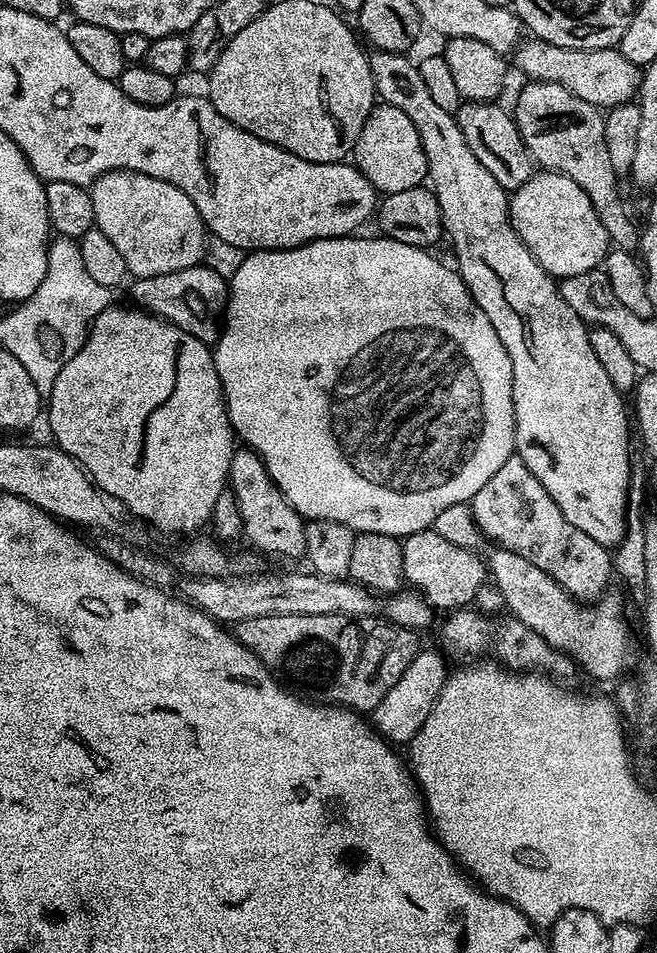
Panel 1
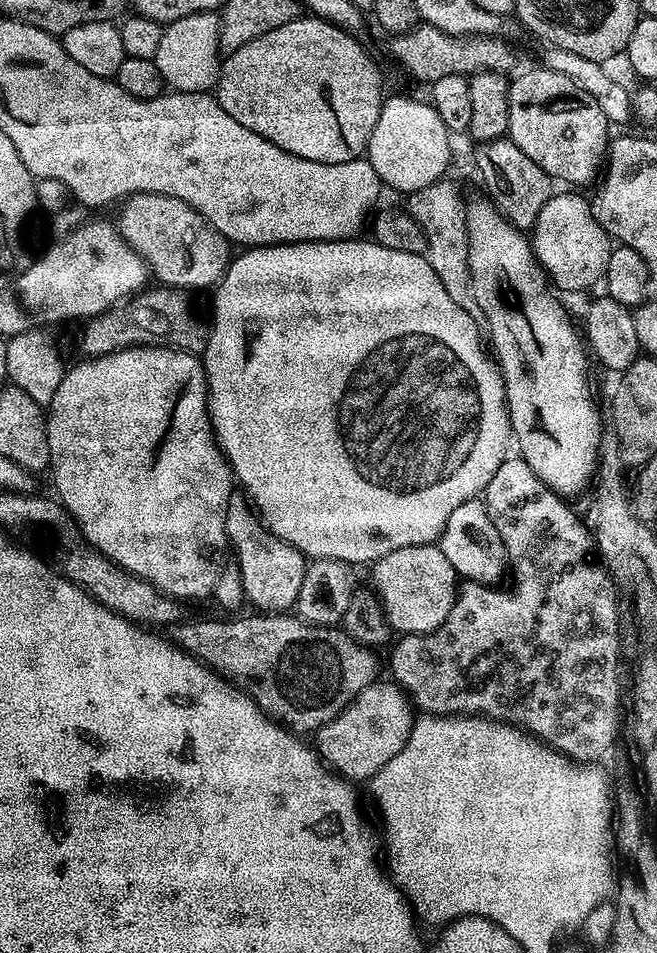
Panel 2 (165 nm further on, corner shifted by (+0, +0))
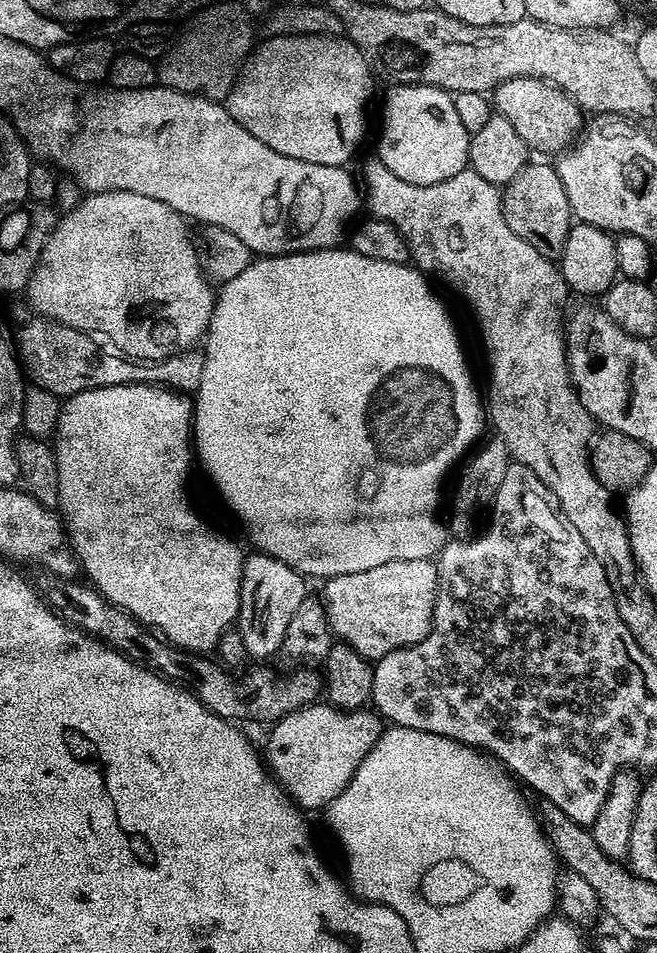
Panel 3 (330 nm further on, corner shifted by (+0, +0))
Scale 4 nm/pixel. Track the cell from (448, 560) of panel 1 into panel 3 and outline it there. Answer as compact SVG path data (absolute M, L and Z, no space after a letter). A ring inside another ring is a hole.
M399 560L362 574L334 576L322 595L331 635L369 662L377 662L402 648L415 648L432 633L440 569L432 560Z

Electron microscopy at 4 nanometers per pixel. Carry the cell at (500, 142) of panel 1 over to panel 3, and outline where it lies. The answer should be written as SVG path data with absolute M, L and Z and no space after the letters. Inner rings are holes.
M529 162L518 174L510 178L502 188L502 214L506 218L506 226L518 234L534 250L538 250L549 258L559 257L564 246L564 237L574 223L572 207L564 193L562 182L558 178L555 167L549 164Z

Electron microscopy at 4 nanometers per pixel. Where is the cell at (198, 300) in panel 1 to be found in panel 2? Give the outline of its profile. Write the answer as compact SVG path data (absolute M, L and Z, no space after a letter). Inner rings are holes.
M155 287L137 292L127 302L87 321L83 325L84 333L80 336L80 348L85 352L83 355L88 358L104 357L139 345L140 332L152 346L167 346L193 354L204 353L208 345L208 328L205 321L203 324L196 317L188 301L189 293L179 288Z

